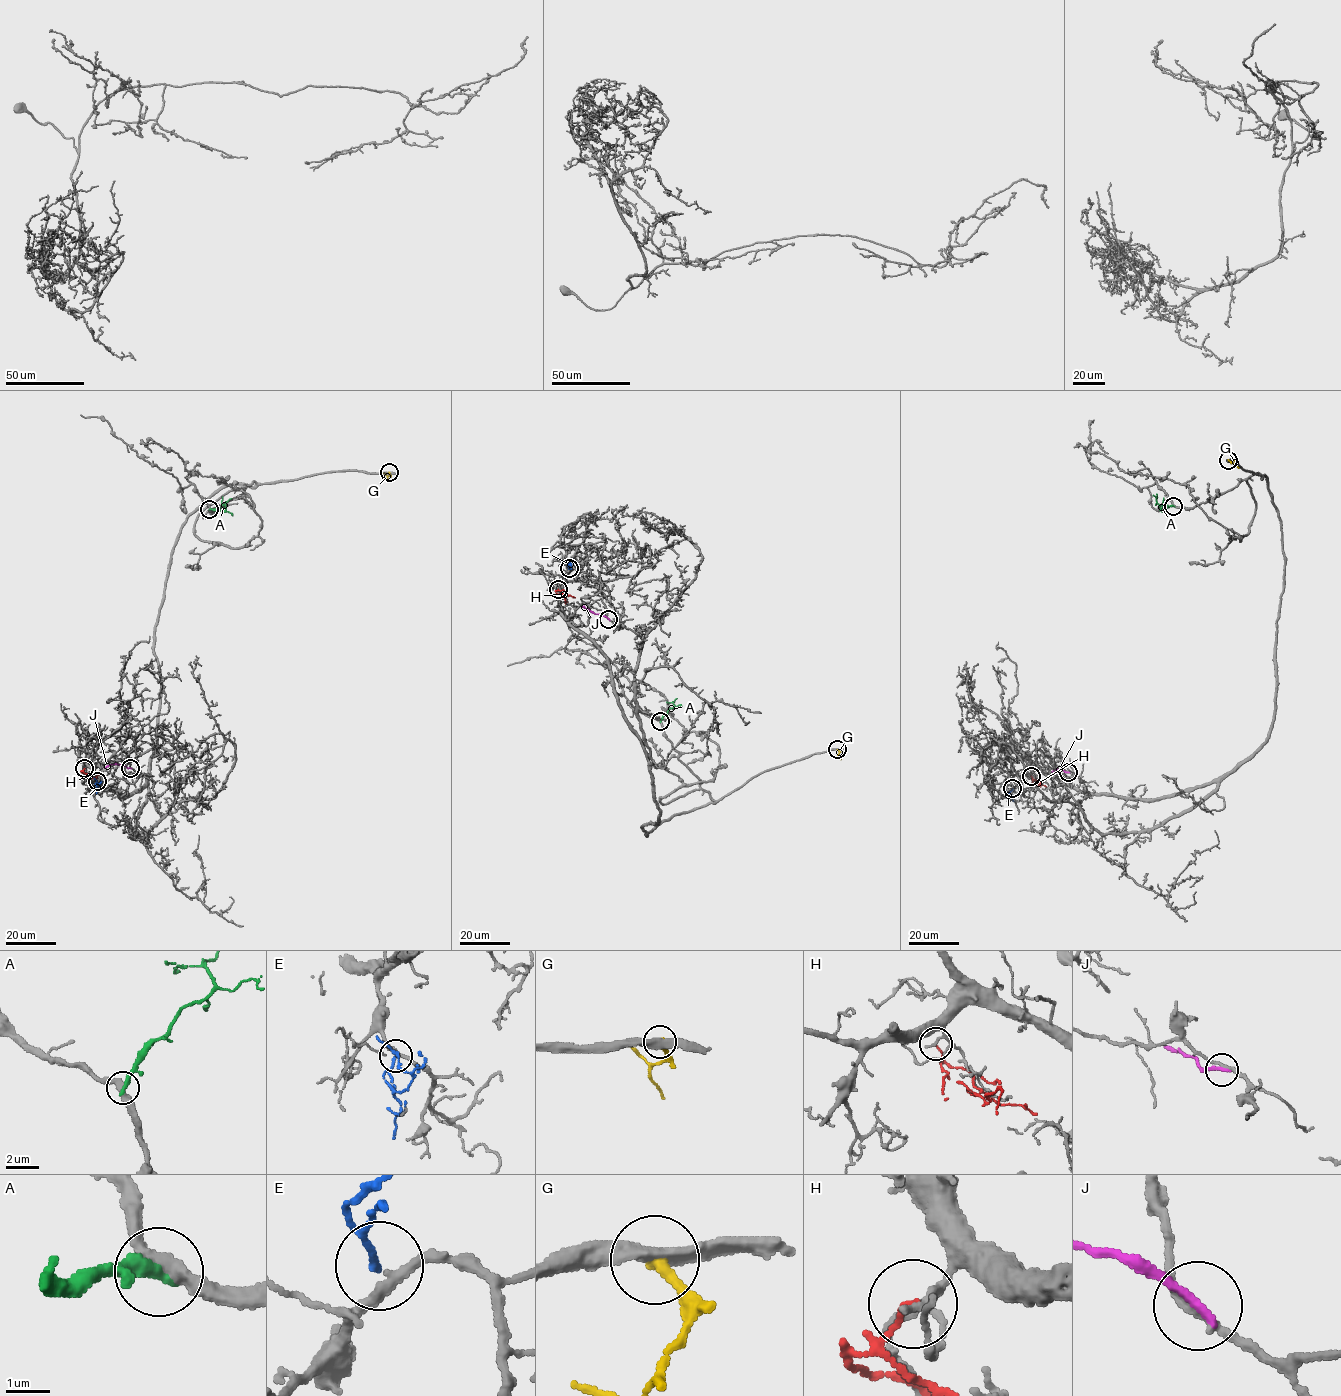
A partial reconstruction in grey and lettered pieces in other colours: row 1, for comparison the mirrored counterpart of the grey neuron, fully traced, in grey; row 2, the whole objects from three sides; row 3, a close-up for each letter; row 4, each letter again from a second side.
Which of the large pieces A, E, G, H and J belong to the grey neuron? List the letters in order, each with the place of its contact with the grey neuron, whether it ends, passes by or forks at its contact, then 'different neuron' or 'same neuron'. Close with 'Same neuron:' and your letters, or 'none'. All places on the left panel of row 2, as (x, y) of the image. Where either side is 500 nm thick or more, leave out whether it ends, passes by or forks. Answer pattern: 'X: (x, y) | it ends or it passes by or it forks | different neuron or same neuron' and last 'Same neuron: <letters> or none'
A: (209, 509) | it ends | different neuron
E: (97, 781) | it ends | same neuron
G: (389, 472) | it ends | different neuron
H: (84, 768) | it ends | different neuron
J: (130, 768) | it ends | same neuron
Same neuron: E, J

